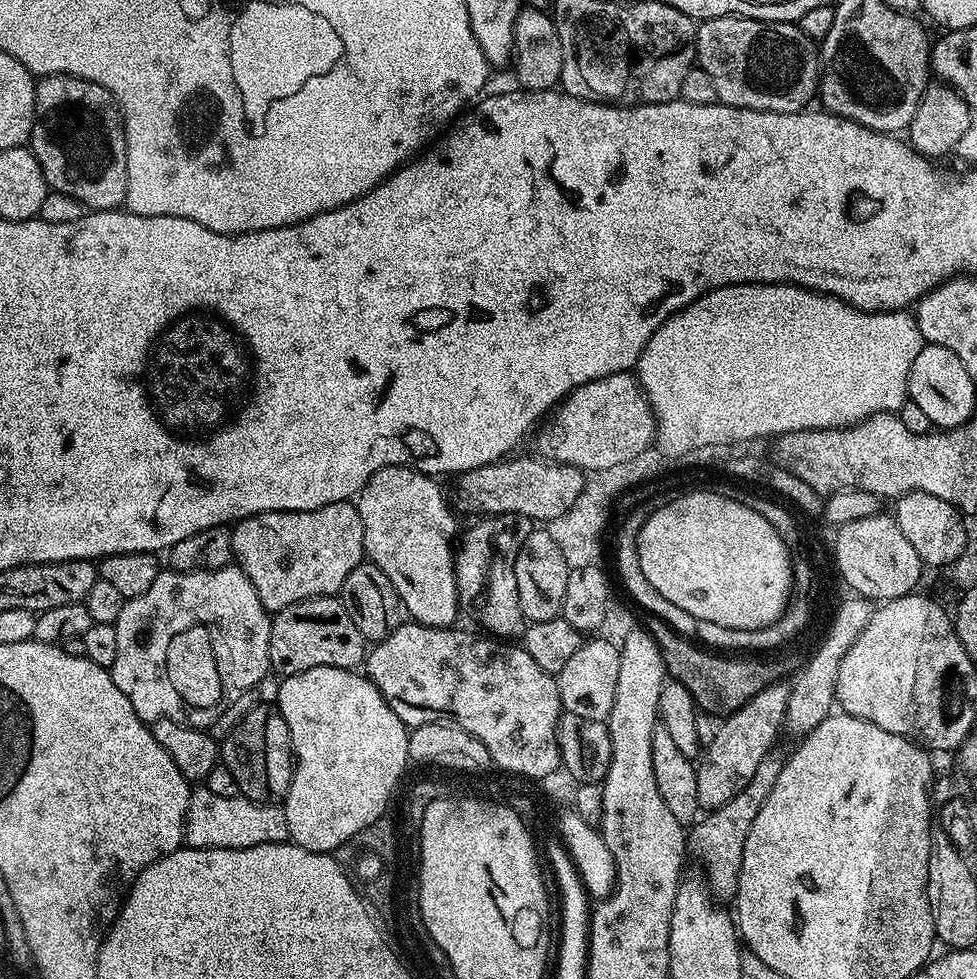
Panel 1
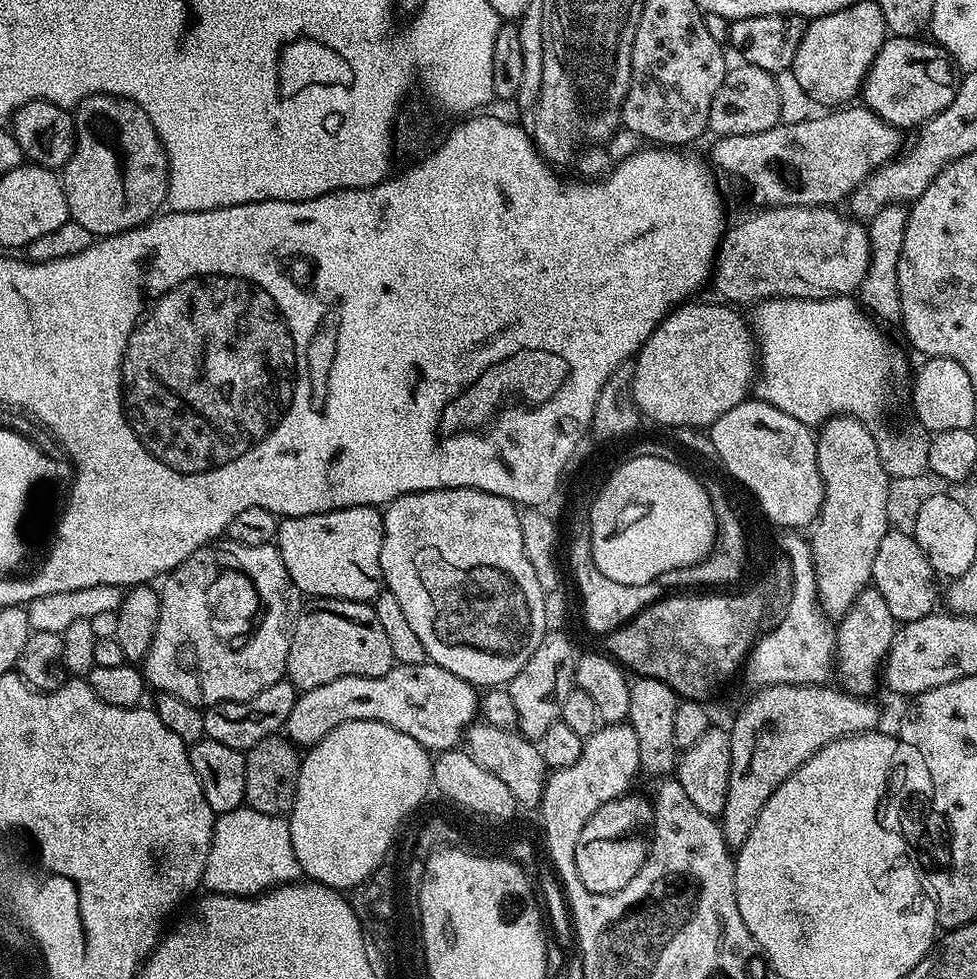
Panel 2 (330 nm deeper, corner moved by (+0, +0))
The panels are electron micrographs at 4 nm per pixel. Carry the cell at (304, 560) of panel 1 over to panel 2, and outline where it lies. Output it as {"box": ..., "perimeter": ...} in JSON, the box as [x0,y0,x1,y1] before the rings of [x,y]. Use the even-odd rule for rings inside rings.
{"box":[275,506,384,601],"perimeter":[[[358,506],[309,516],[290,516],[279,521],[275,546],[297,590],[308,598],[375,601],[384,588],[382,574],[382,538],[384,517],[379,507]]]}

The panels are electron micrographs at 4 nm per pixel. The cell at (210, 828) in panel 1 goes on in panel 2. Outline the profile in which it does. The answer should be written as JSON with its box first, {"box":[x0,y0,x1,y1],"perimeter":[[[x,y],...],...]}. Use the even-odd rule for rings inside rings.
{"box":[202,806,301,898],"perimeter":[[[247,806],[221,812],[216,816],[202,881],[209,893],[251,898],[269,892],[271,888],[278,888],[281,884],[299,881],[301,876],[288,820],[284,816],[262,814]]]}

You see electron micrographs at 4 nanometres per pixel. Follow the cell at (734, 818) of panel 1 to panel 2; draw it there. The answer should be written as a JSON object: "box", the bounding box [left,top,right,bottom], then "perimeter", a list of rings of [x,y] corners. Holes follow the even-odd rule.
{"box":[834,587,898,697],"perimeter":[[[867,587],[854,598],[851,606],[839,617],[836,628],[836,654],[834,676],[839,687],[852,696],[871,697],[876,688],[876,680],[881,679],[882,665],[888,659],[892,640],[896,637],[898,621],[890,614],[890,606],[874,587]]]}

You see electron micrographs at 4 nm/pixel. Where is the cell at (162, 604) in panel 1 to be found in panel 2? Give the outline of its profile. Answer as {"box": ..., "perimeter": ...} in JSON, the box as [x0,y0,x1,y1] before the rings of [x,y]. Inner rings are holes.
{"box":[142,538,302,710],"perimeter":[[[224,538],[219,542],[213,542],[206,546],[202,546],[198,550],[194,550],[194,554],[190,554],[190,558],[186,558],[186,562],[182,562],[174,571],[163,577],[158,591],[160,593],[158,630],[154,630],[154,642],[150,642],[150,650],[144,656],[142,661],[142,671],[144,673],[145,681],[147,681],[151,687],[153,684],[153,686],[156,687],[155,691],[157,693],[165,692],[166,694],[174,694],[178,698],[182,698],[182,702],[190,702],[194,707],[203,710],[208,708],[211,704],[217,704],[222,700],[249,700],[254,694],[266,690],[266,686],[274,686],[274,682],[285,679],[288,671],[288,655],[290,654],[292,631],[294,630],[296,619],[298,618],[298,614],[302,607],[302,594],[294,586],[294,582],[290,578],[290,574],[282,562],[280,551],[276,549],[275,543],[270,543],[266,546],[242,546],[241,544],[233,544],[231,540]],[[260,618],[262,618],[262,622],[264,622],[262,626],[264,626],[266,630],[262,630],[262,634],[256,636],[256,642],[250,644],[250,648],[246,648],[246,650],[250,650],[250,652],[258,652],[258,650],[260,650],[260,644],[266,640],[266,646],[264,646],[264,648],[266,648],[266,654],[264,654],[264,656],[244,656],[244,658],[246,658],[246,660],[242,660],[244,666],[240,666],[240,668],[232,668],[232,672],[228,672],[228,674],[220,672],[220,668],[214,670],[214,664],[210,666],[210,644],[214,644],[214,642],[220,640],[220,634],[222,634],[220,624],[226,624],[226,622],[232,620],[232,624],[236,624],[236,626],[240,624],[242,630],[244,630],[244,622],[250,622],[250,620],[260,622]]]}

